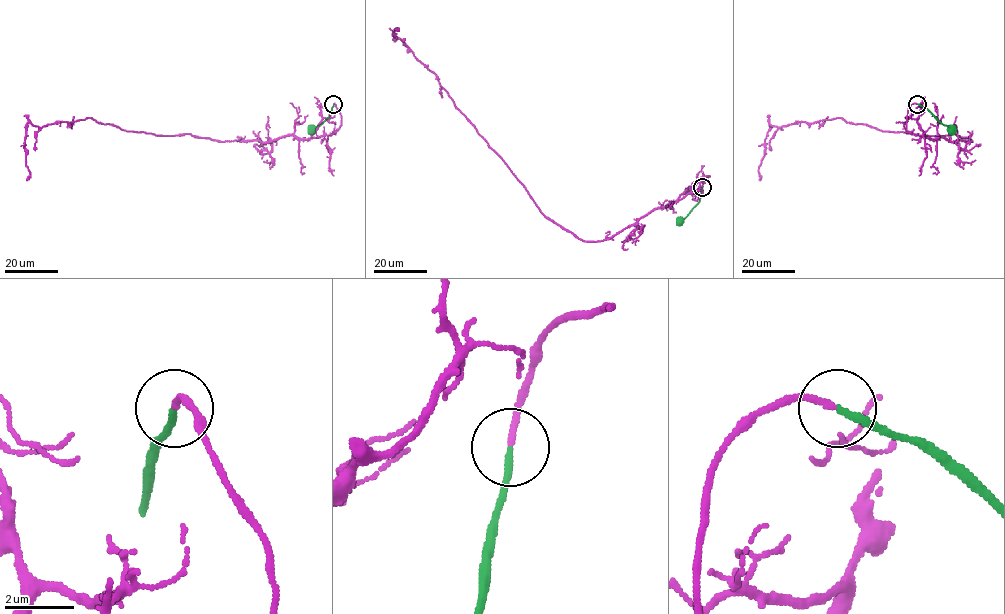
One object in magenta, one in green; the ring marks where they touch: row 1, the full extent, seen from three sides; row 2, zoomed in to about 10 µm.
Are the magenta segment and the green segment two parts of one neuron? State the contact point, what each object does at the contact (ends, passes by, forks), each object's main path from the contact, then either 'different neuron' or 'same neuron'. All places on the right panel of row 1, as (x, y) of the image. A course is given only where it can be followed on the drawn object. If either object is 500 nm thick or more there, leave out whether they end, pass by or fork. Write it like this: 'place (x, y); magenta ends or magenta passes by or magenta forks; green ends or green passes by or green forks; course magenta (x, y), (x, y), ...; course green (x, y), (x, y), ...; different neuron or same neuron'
place (917, 104); magenta ends; green ends; course magenta (918, 104), (909, 107), (912, 134), (972, 141), (883, 131), (841, 118), (769, 123), (760, 180); course green (918, 104), (951, 129); same neuron

